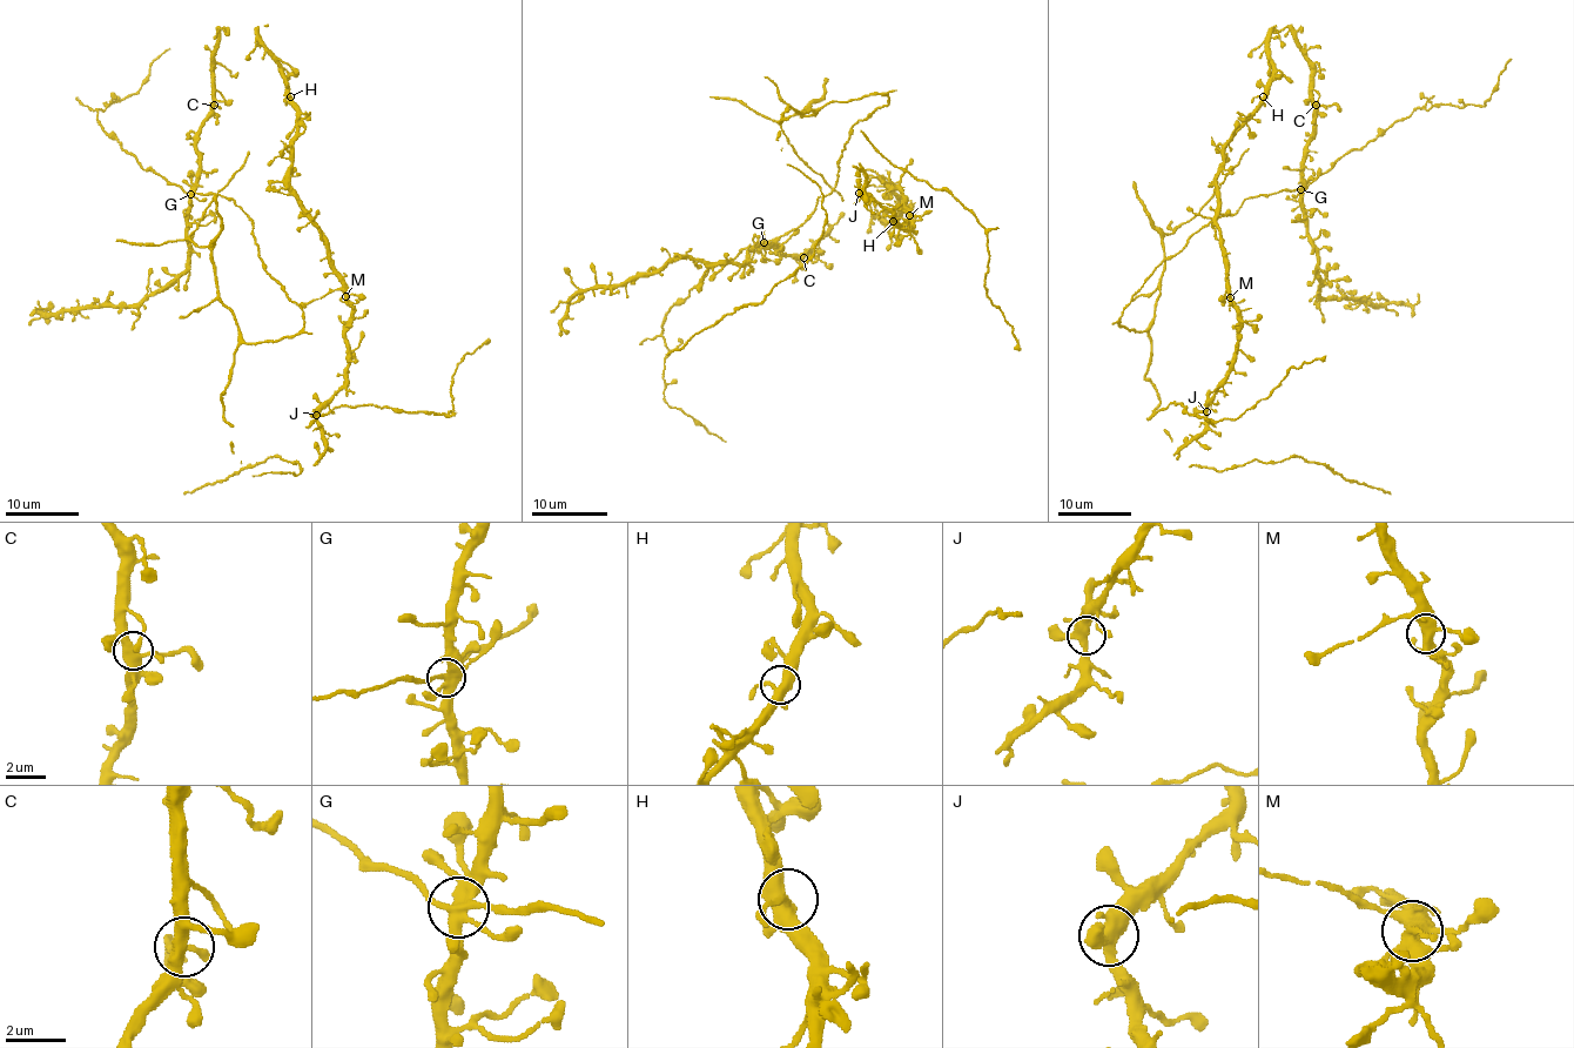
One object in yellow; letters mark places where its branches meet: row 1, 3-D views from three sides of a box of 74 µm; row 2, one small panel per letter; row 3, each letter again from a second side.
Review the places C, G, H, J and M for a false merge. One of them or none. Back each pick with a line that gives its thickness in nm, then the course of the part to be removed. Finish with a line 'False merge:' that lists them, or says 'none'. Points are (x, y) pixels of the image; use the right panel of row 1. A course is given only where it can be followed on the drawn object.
False merge: none

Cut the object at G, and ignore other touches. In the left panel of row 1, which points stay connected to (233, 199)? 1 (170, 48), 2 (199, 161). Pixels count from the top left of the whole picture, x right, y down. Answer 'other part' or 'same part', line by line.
1: same part
2: other part

